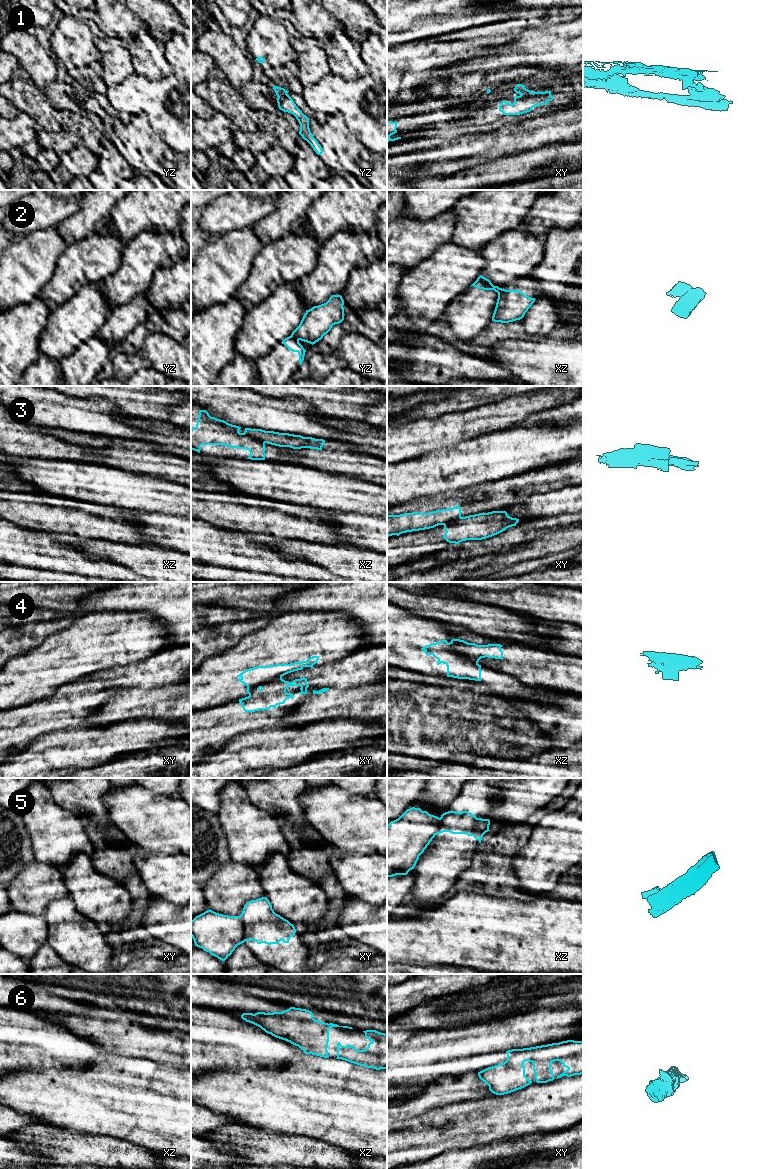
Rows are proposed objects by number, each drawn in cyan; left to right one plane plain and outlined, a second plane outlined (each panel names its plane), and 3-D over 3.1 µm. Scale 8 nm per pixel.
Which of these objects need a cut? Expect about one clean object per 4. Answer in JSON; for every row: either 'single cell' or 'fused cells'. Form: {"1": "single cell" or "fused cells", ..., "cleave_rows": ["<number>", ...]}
{"1": "fused cells", "2": "fused cells", "3": "fused cells", "4": "fused cells", "5": "fused cells", "6": "single cell", "cleave_rows": ["1", "2", "3", "4", "5"]}

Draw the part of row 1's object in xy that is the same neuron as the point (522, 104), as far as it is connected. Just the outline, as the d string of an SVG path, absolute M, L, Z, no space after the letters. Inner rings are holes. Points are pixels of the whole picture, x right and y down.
M551 91L533 92L528 95L520 95L514 97L514 103L508 103L505 100L499 105L499 111L504 115L520 115L530 112L537 105L546 105L548 101L552 101Z

